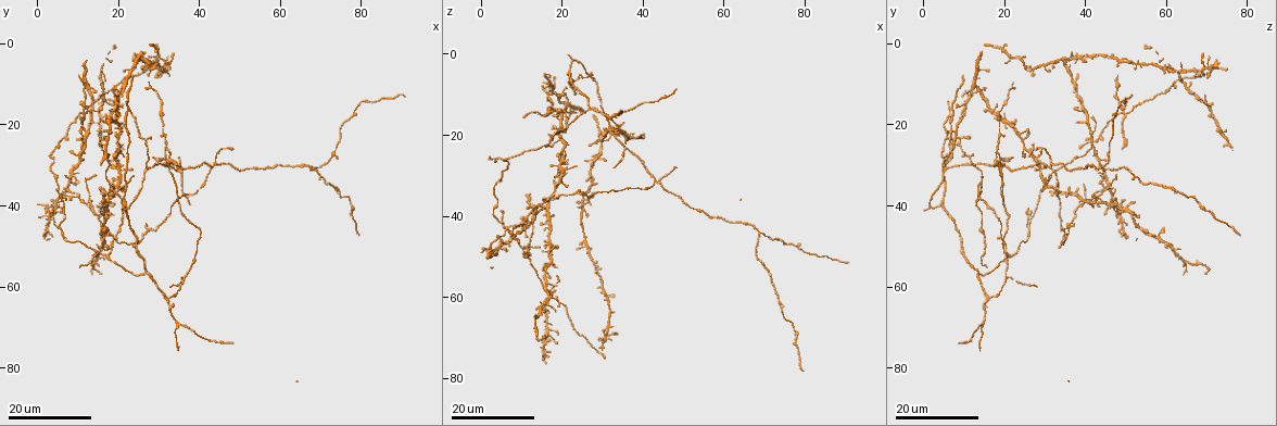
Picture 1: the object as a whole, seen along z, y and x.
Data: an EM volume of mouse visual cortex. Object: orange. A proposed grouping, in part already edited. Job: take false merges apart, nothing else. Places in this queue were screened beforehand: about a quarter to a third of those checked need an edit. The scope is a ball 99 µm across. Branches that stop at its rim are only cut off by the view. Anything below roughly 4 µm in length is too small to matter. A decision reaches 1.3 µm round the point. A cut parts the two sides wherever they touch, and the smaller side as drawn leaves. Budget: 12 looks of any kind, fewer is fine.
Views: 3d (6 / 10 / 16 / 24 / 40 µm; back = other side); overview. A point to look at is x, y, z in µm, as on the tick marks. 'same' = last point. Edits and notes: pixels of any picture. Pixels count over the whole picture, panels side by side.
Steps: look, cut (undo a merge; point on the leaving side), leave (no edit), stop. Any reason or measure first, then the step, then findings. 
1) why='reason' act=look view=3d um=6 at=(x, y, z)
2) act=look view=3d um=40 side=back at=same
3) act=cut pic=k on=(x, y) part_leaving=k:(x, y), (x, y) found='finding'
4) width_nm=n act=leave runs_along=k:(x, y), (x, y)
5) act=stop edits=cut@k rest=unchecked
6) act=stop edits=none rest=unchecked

act=look view=3d um=16 at=(69.0, 31.5, 44.5)

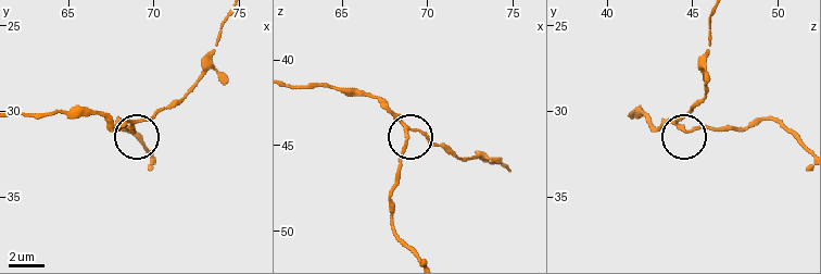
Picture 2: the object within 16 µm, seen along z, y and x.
why='zoom in' act=look view=3d um=6 at=(68.9, 30.7, 44.2)

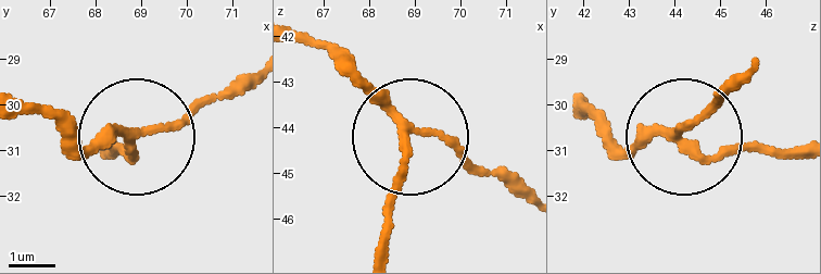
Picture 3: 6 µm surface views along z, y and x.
width_nm=170 act=leave runs_along=3:(291, 29), (396, 123), (443, 138), (509, 189) found='continuous, no second cell'

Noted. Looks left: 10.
why='looks like a crossing' act=look view=3d um=16 at=(18.5, 36.5, 14.0)

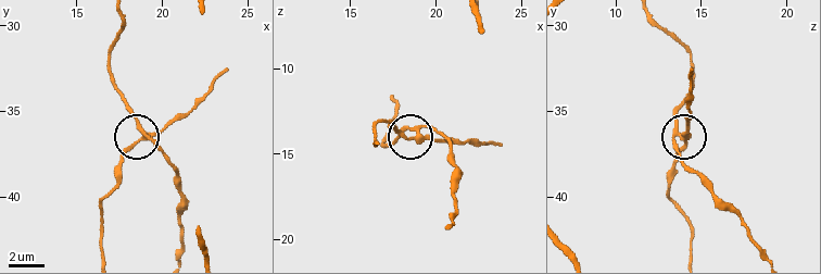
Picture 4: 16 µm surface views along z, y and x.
act=look view=3d um=10 at=(19.0, 36.5, 14.0)

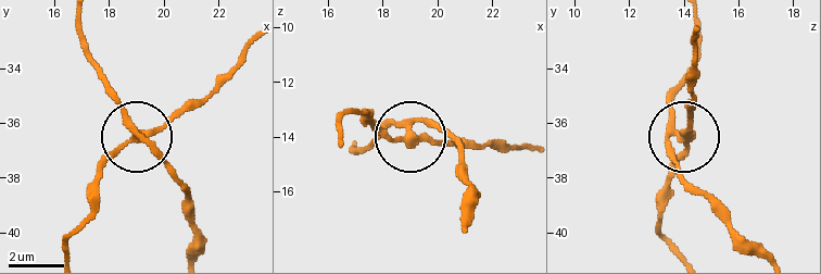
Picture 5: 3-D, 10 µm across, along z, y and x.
act=cut pic=5 on=(101, 159) part_leaving=5:(133, 135), (102, 174), (90, 216), (65, 251) found='a second cell is stuck on'

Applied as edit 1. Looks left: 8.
act=look view=3d um=24 at=(27.0, 24.5, 5.0)

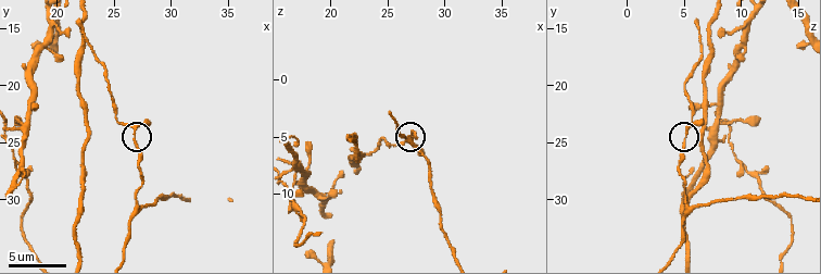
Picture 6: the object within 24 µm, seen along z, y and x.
why='closer look' act=look view=3d um=10 at=(26.8, 24.6, 5.0)

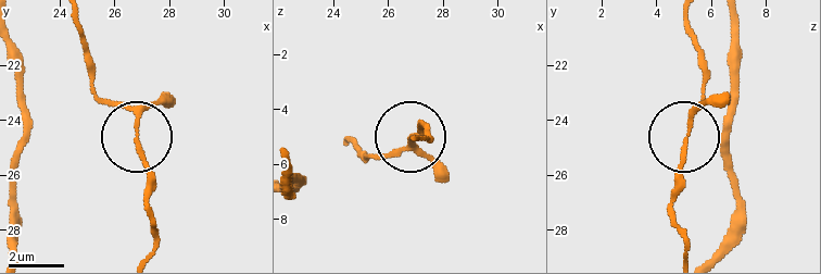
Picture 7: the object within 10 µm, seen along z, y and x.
act=leave runs_along=7:(148, 256), (152, 220), (139, 128), (92, 82) found='all the same cell'

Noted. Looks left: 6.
act=look view=3d um=24 at=(10.0, 37.5, 42.5)

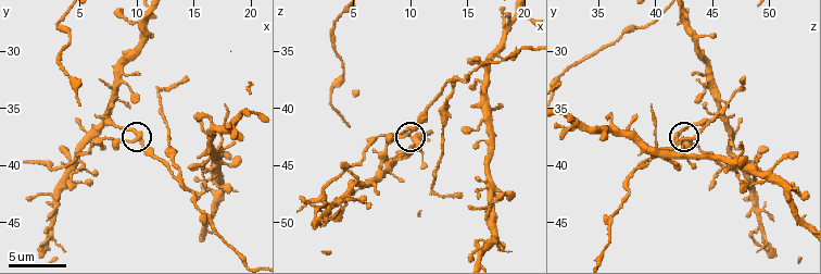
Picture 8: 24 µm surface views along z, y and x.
why='zoom in' act=look view=3d um=10 at=(9.8, 37.6, 41.6)

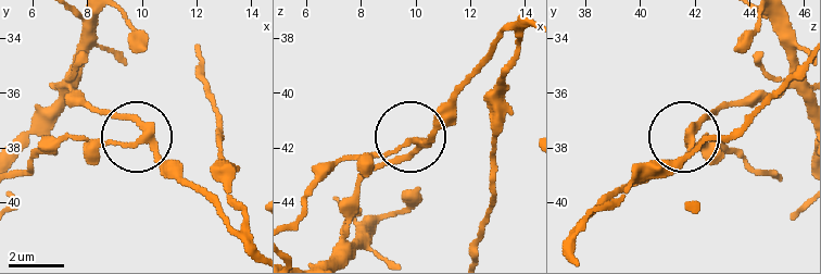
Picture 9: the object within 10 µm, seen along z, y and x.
width_nm=210 act=cut pic=9 on=(98, 142) part_leaving=9:(139, 137), (121, 145), (64, 137), (22, 170) found='a second cell is stuck on'

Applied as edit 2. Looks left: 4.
act=look view=overview

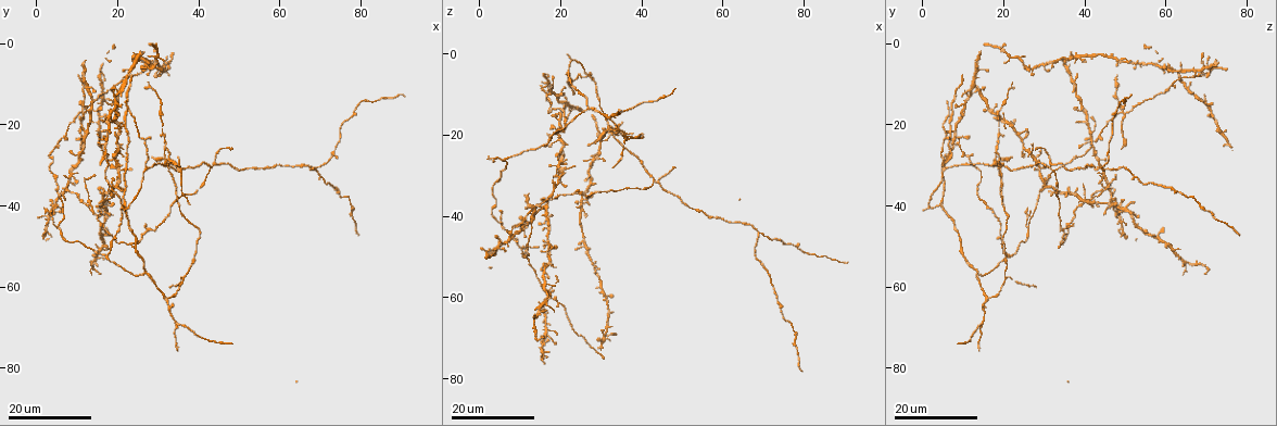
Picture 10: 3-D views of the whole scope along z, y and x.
why='four or more arms meet' act=look view=3d um=24 at=(11.5, 17.0, 49.5)

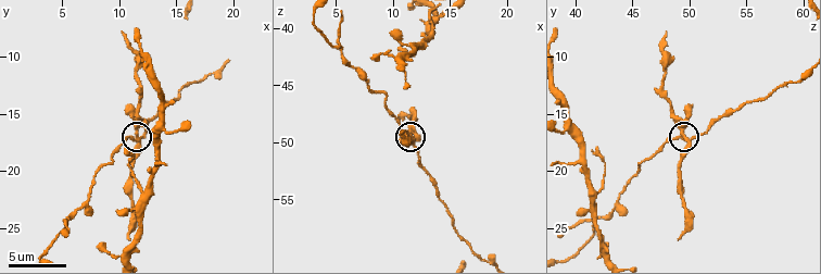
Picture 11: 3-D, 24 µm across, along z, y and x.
act=look view=3d um=6 at=(11.6, 16.8, 49.4)

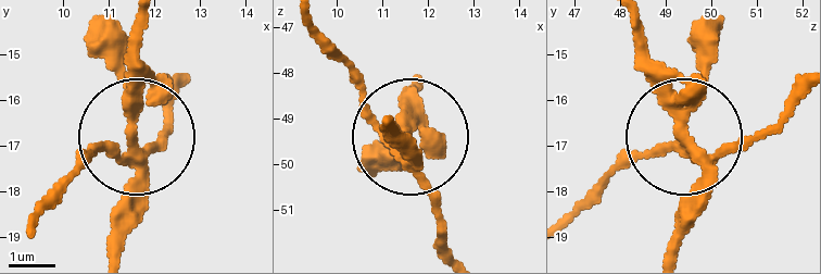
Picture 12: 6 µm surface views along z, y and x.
arms=4 act=cut pic=12 on=(159, 103) part_leaving=12:(133, 160), (137, 24) found='a second cell is stuck on'

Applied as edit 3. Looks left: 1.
why='branch point' act=look view=3d um=10 at=(12.4, 21.8, 41.8)

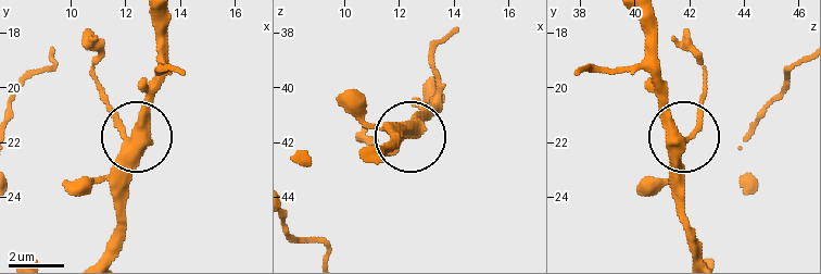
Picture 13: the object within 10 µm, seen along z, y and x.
arms=3 act=leave runs_along=13:(702, 254), (685, 212), (678, 149), (697, 122), (704, 88) found='one cell here'

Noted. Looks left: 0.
act=stop edits=cut@5,cut@9,cut@12 rest=unchecked

